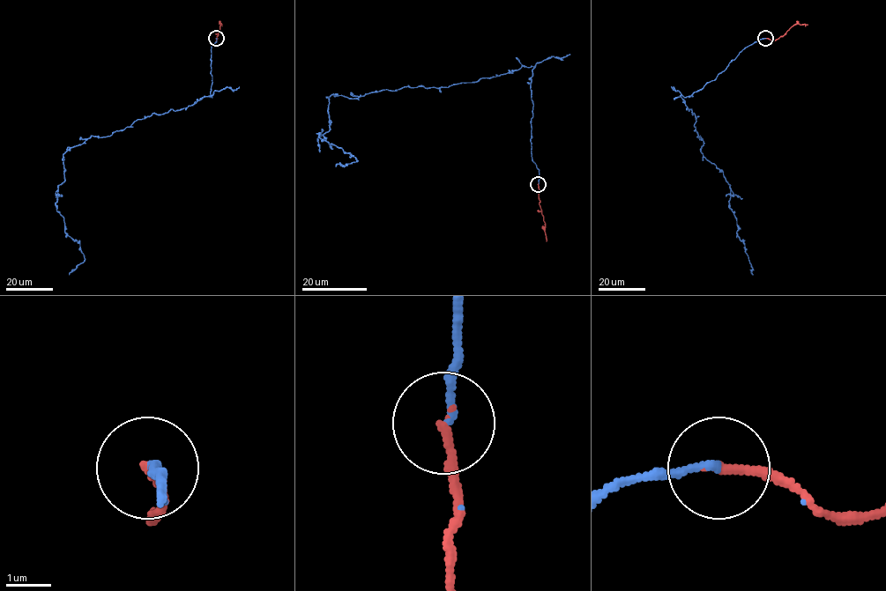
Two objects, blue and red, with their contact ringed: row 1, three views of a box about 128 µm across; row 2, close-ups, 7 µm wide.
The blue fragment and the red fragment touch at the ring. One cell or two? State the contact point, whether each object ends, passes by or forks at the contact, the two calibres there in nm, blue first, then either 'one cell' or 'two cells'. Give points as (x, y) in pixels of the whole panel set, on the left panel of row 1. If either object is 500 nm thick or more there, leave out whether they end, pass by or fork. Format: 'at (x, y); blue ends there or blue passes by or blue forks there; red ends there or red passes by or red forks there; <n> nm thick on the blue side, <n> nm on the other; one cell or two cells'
at (216, 38); blue ends there; red ends there; 180 nm thick on the blue side, 200 nm on the other; one cell

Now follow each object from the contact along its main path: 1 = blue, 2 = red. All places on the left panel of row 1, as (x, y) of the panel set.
1: (216, 38), (212, 97), (91, 136), (63, 155), (56, 210), (85, 259), (69, 275)
2: (216, 38), (221, 25)

